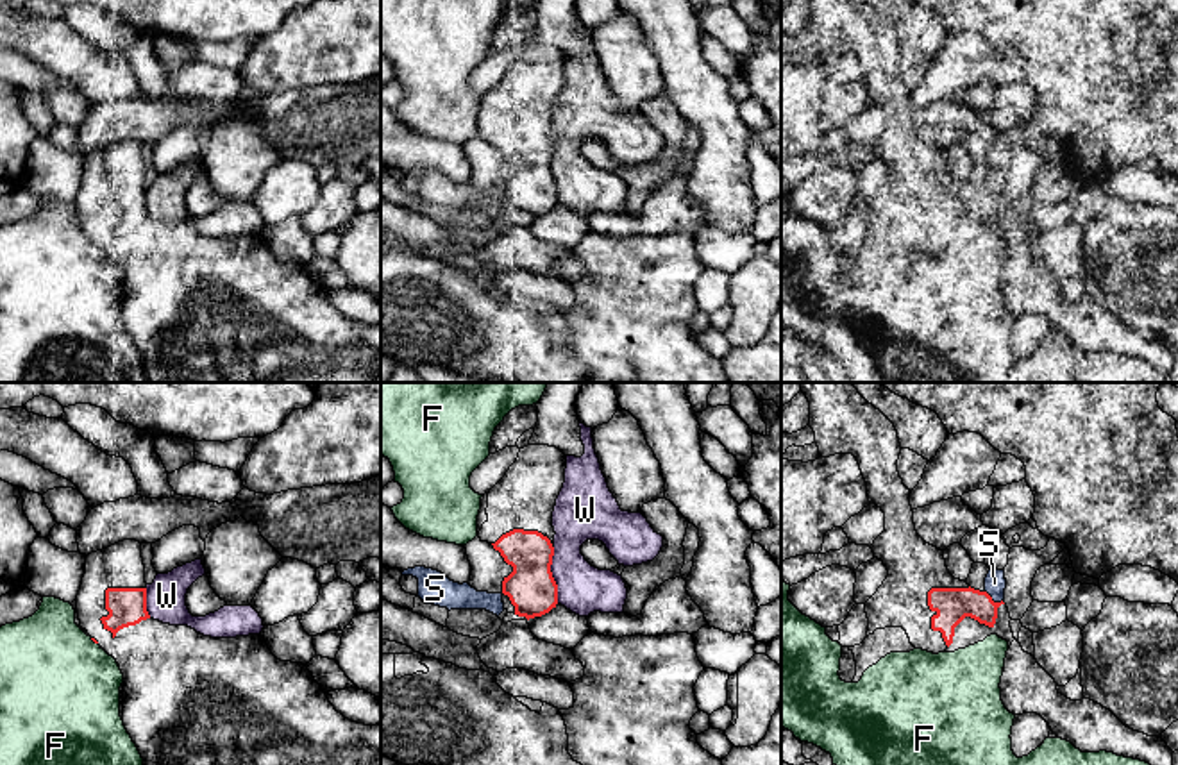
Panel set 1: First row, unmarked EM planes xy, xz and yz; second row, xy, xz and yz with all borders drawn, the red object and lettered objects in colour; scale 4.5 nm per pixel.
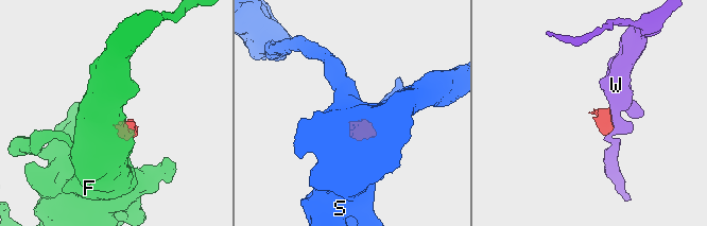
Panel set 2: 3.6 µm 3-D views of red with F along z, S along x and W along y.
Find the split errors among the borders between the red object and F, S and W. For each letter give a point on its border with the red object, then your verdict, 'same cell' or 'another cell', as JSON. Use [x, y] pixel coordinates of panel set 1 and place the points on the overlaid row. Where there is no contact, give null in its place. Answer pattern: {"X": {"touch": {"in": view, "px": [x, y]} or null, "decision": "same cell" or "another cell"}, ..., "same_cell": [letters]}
{"F": {"touch": {"in": "xy", "px": [93, 640]}, "decision": "another cell"}, "S": {"touch": {"in": "yz", "px": [992, 601]}, "decision": "another cell"}, "W": {"touch": {"in": "xz", "px": [551, 576]}, "decision": "another cell"}, "same_cell": []}

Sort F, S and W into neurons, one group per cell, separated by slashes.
F / S / W

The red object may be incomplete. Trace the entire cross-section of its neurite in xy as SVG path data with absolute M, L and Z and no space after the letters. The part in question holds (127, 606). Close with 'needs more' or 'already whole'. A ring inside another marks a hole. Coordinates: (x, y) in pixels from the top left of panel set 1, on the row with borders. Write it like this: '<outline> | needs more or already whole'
M123 540L86 556L86 574L77 595L80 627L91 640L113 656L123 674L123 726L136 744L143 765L381 765L381 722L365 726L345 719L327 699L327 692L313 679L302 663L277 660L259 635L236 638L211 638L188 626L170 626L154 620L147 611L145 565L141 543Z | needs more

